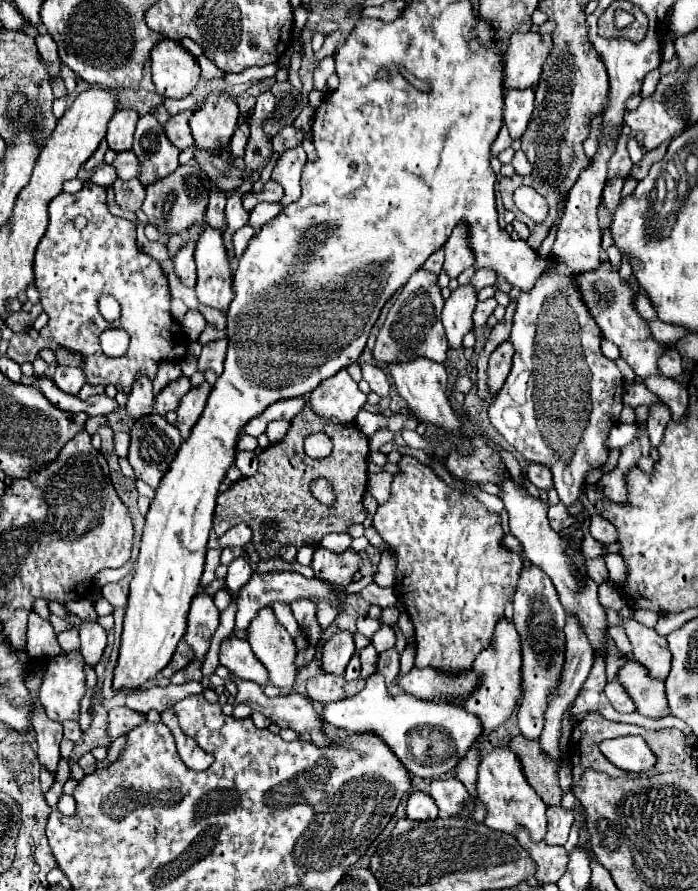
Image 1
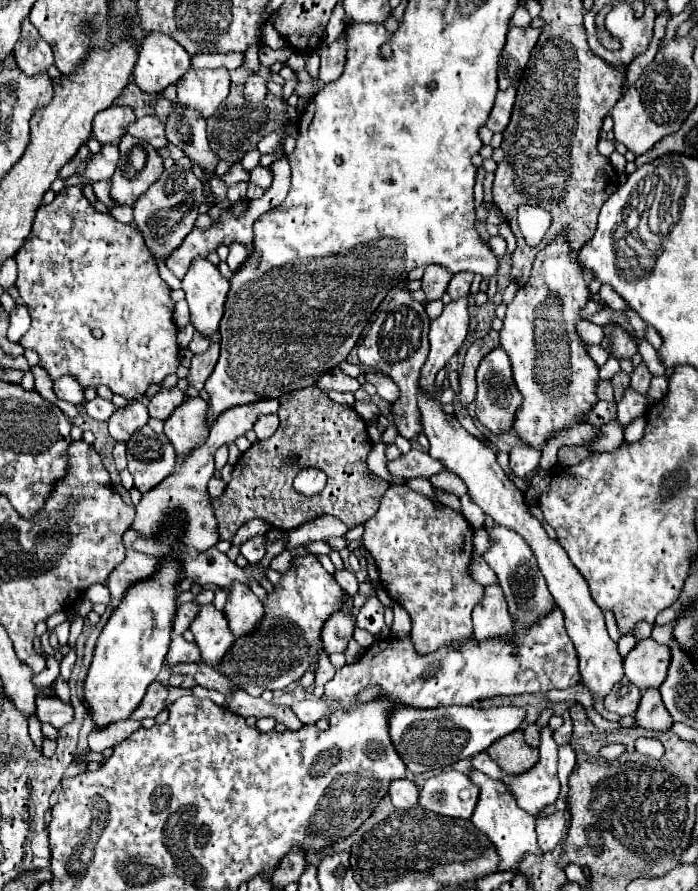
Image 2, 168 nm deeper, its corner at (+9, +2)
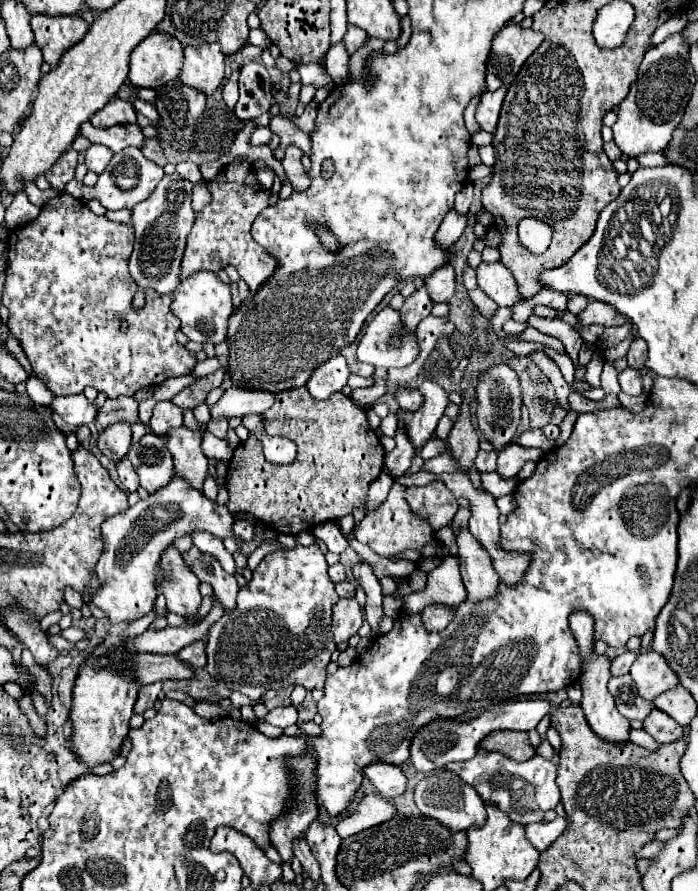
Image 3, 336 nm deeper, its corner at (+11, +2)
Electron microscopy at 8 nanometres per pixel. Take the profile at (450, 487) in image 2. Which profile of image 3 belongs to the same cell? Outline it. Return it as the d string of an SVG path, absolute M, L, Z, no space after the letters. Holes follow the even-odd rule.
M433 480L427 486L409 486L405 492L409 506L433 528L443 528L455 516L459 504L443 480Z

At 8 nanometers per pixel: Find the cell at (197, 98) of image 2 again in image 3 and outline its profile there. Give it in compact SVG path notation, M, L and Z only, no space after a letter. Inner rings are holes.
M217 44L185 48L185 62L179 74L181 84L213 96L225 80L225 54Z

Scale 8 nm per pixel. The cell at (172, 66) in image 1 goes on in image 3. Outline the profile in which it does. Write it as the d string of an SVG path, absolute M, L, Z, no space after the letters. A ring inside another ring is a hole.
M151 32L133 52L129 62L129 82L137 88L161 88L179 76L183 64L183 44L169 34Z

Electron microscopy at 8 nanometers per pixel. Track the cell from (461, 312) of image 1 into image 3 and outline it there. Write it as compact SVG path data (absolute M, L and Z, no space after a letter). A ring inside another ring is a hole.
M429 372L425 374L425 380L419 386L419 392L423 396L421 408L415 412L401 412L401 416L407 424L407 434L409 434L411 442L415 444L417 452L423 446L423 442L427 442L431 438L439 418L443 416L445 406L449 404L447 392L437 384L437 380Z

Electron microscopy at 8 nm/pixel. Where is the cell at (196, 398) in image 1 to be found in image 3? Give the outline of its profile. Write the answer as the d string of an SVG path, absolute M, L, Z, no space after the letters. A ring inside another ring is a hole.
M185 424L181 428L171 428L165 434L165 442L169 452L173 454L175 462L175 474L189 480L193 488L201 490L203 480L207 478L207 458L201 452L203 442L203 430L187 428Z

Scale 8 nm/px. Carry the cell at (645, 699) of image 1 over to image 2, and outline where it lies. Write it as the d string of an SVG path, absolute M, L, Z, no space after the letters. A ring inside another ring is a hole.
M647 690L643 692L643 700L639 704L639 712L635 716L637 726L647 728L647 730L659 730L667 732L673 726L671 714L661 702L661 696L657 690Z

